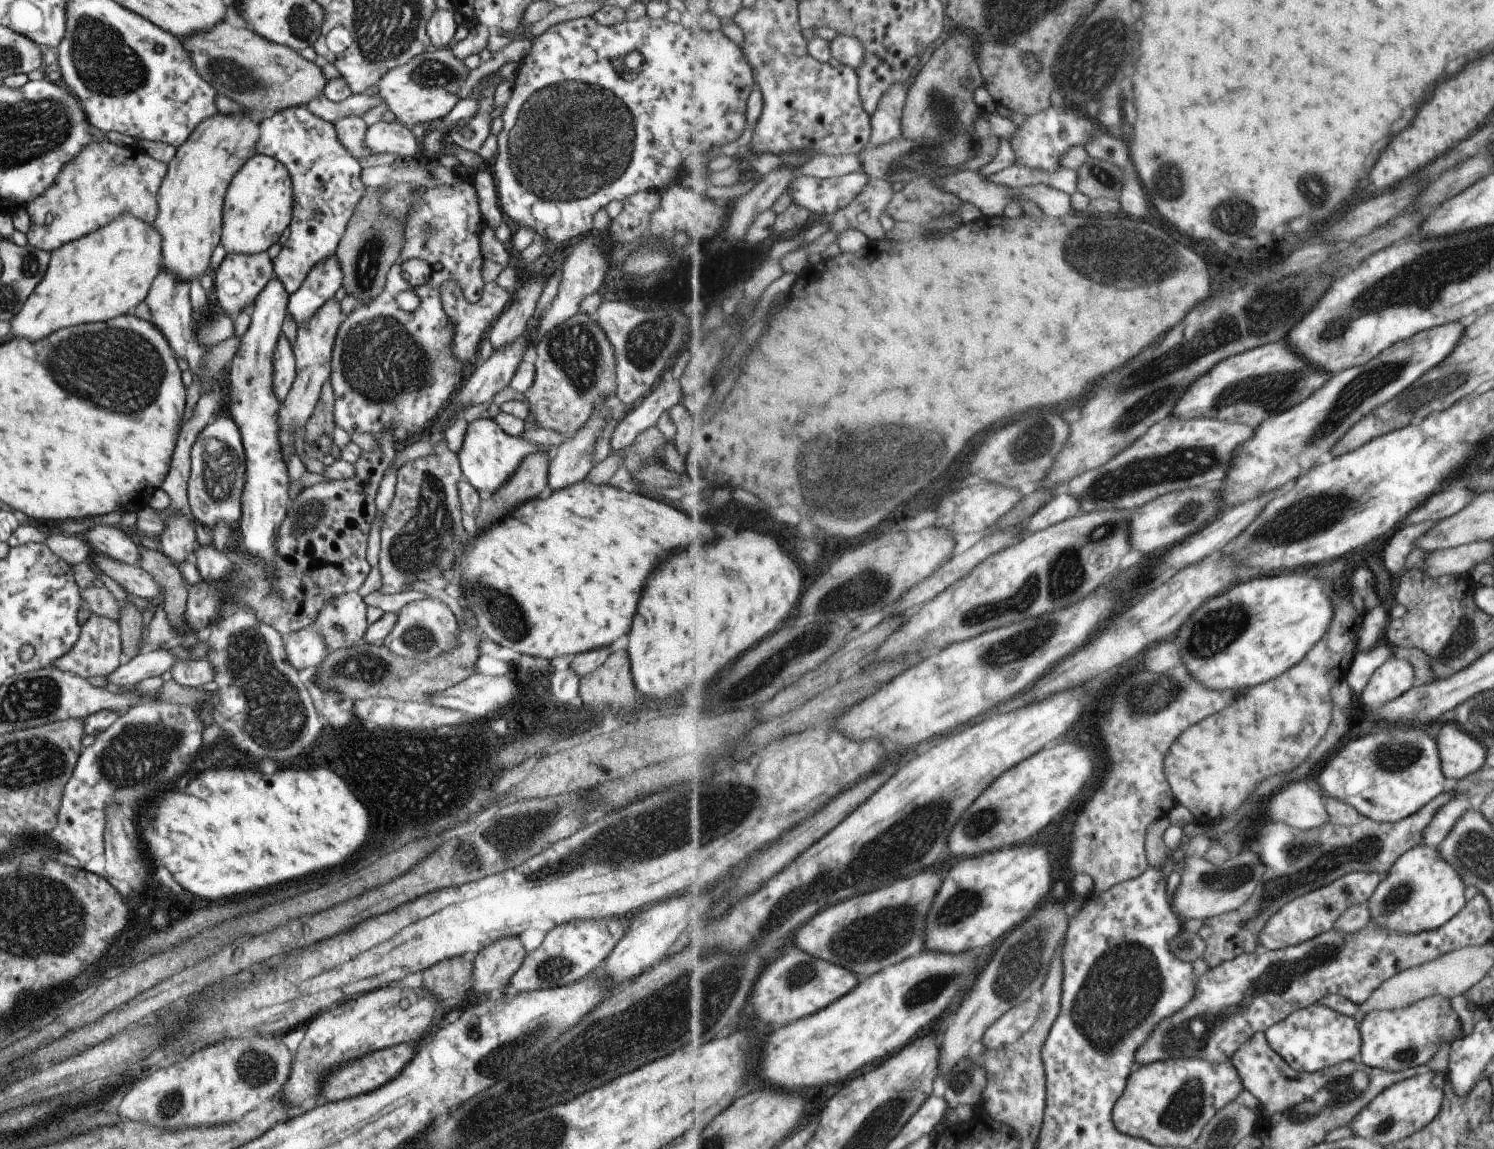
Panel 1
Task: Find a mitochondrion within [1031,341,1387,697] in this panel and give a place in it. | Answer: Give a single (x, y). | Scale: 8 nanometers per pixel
(1140, 474)

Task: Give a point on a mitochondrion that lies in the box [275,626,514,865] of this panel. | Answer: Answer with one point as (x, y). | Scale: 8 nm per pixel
(370, 669)

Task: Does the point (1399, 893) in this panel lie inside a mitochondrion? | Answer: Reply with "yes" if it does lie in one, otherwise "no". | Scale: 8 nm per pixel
yes

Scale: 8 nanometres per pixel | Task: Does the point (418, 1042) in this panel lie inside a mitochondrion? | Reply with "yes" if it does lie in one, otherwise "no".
no

